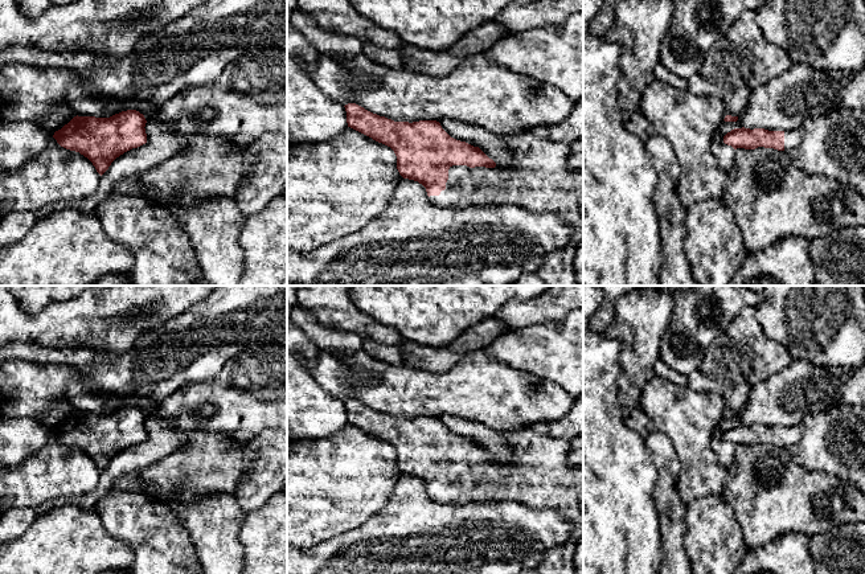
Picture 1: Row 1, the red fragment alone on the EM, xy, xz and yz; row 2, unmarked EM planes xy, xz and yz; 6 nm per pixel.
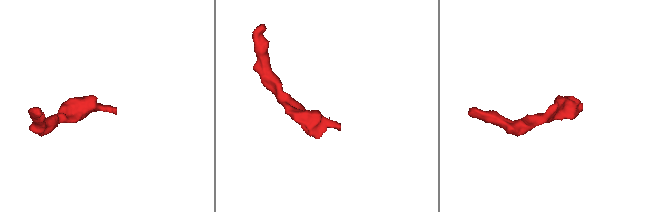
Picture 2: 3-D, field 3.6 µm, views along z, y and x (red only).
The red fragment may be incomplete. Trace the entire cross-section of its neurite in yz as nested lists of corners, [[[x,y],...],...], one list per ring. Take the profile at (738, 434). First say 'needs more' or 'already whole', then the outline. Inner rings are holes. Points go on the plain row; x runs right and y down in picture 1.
needs more | [[[734,425],[723,432],[723,439],[734,446],[755,446],[758,443],[790,448],[803,436],[803,425],[794,427],[768,427],[764,425]]]

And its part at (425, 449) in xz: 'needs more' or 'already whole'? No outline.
needs more

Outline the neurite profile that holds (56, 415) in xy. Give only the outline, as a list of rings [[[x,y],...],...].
[[[63,402],[61,405],[52,406],[49,410],[44,413],[42,417],[37,418],[37,421],[40,421],[50,431],[54,431],[56,427],[61,426],[74,413],[74,409]]]

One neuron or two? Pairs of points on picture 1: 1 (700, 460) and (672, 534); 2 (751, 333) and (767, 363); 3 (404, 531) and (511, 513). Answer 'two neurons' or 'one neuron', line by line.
1: two neurons
2: one neuron
3: one neuron

